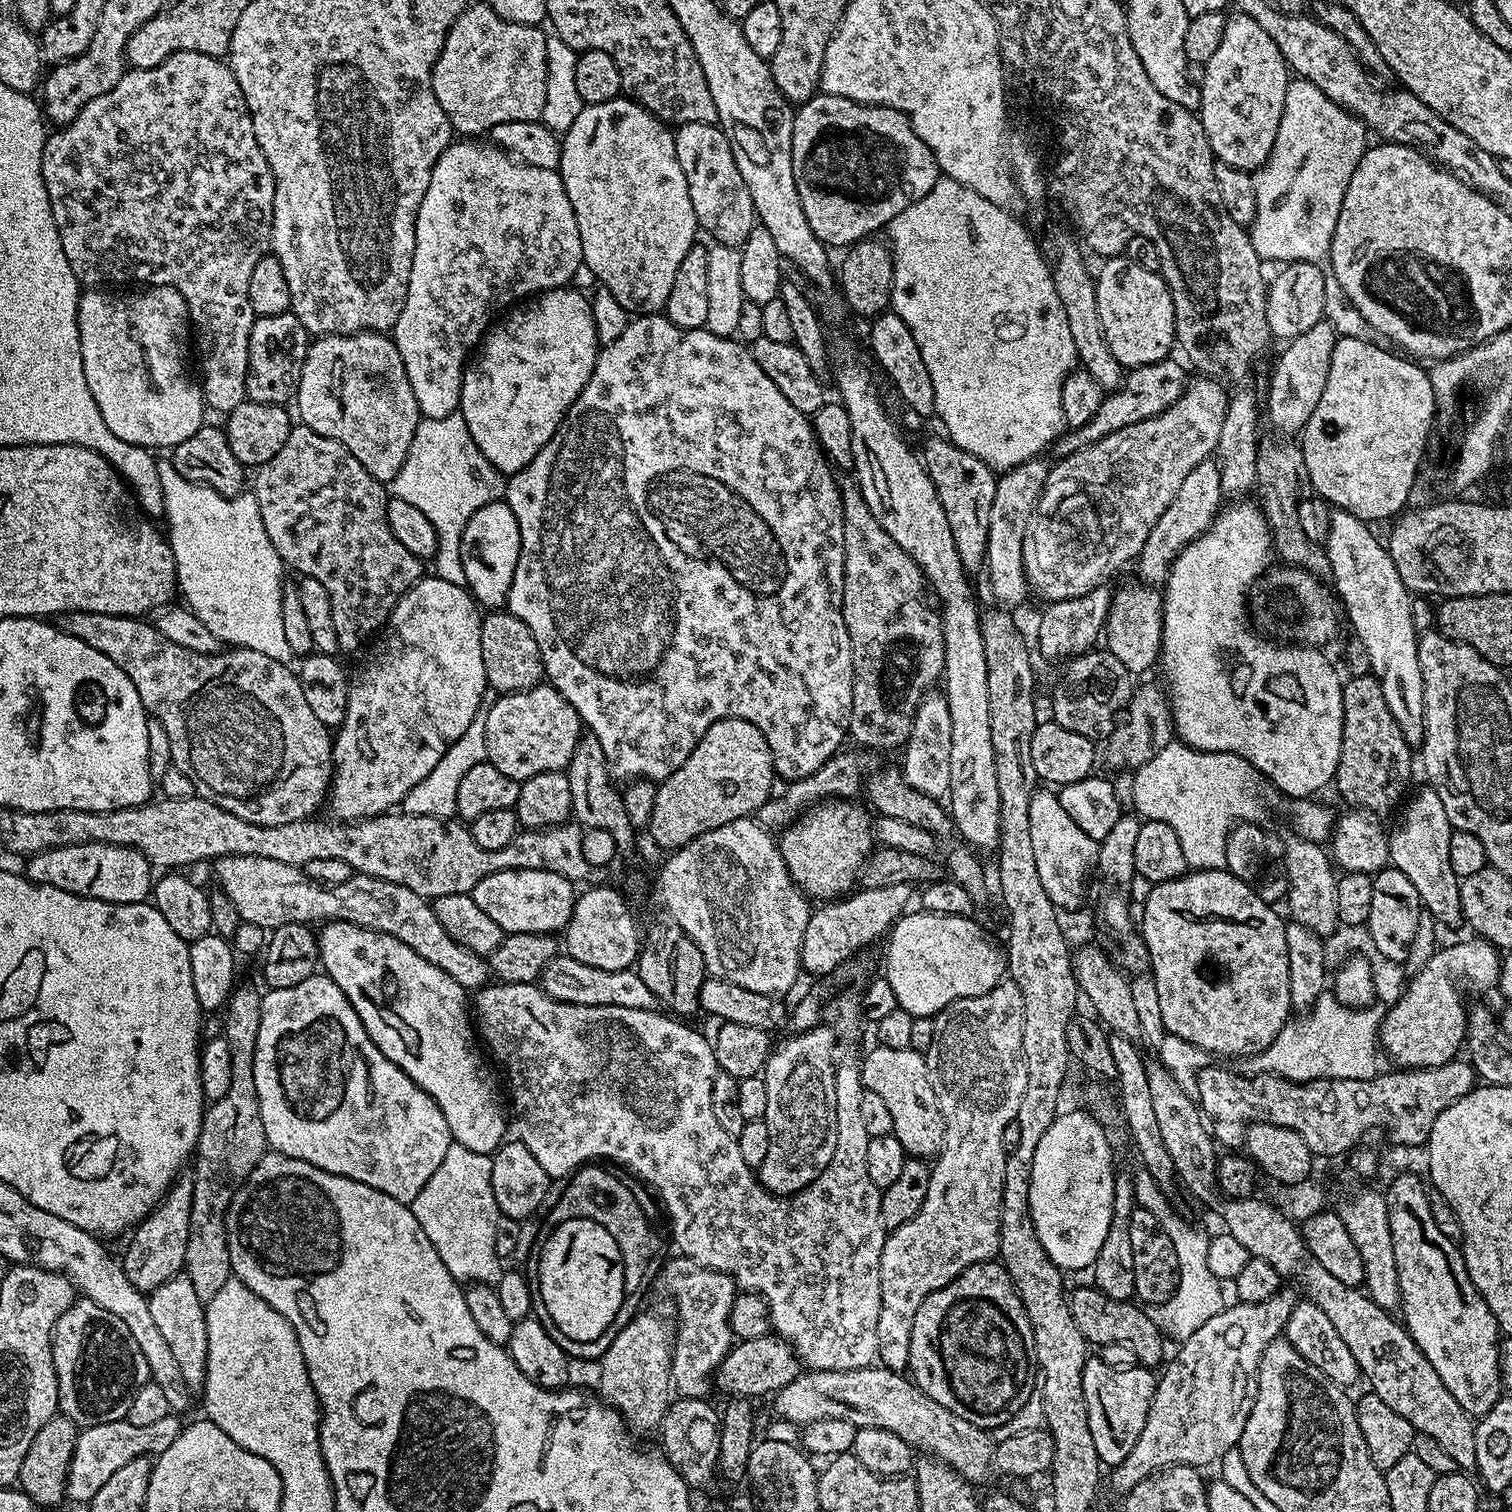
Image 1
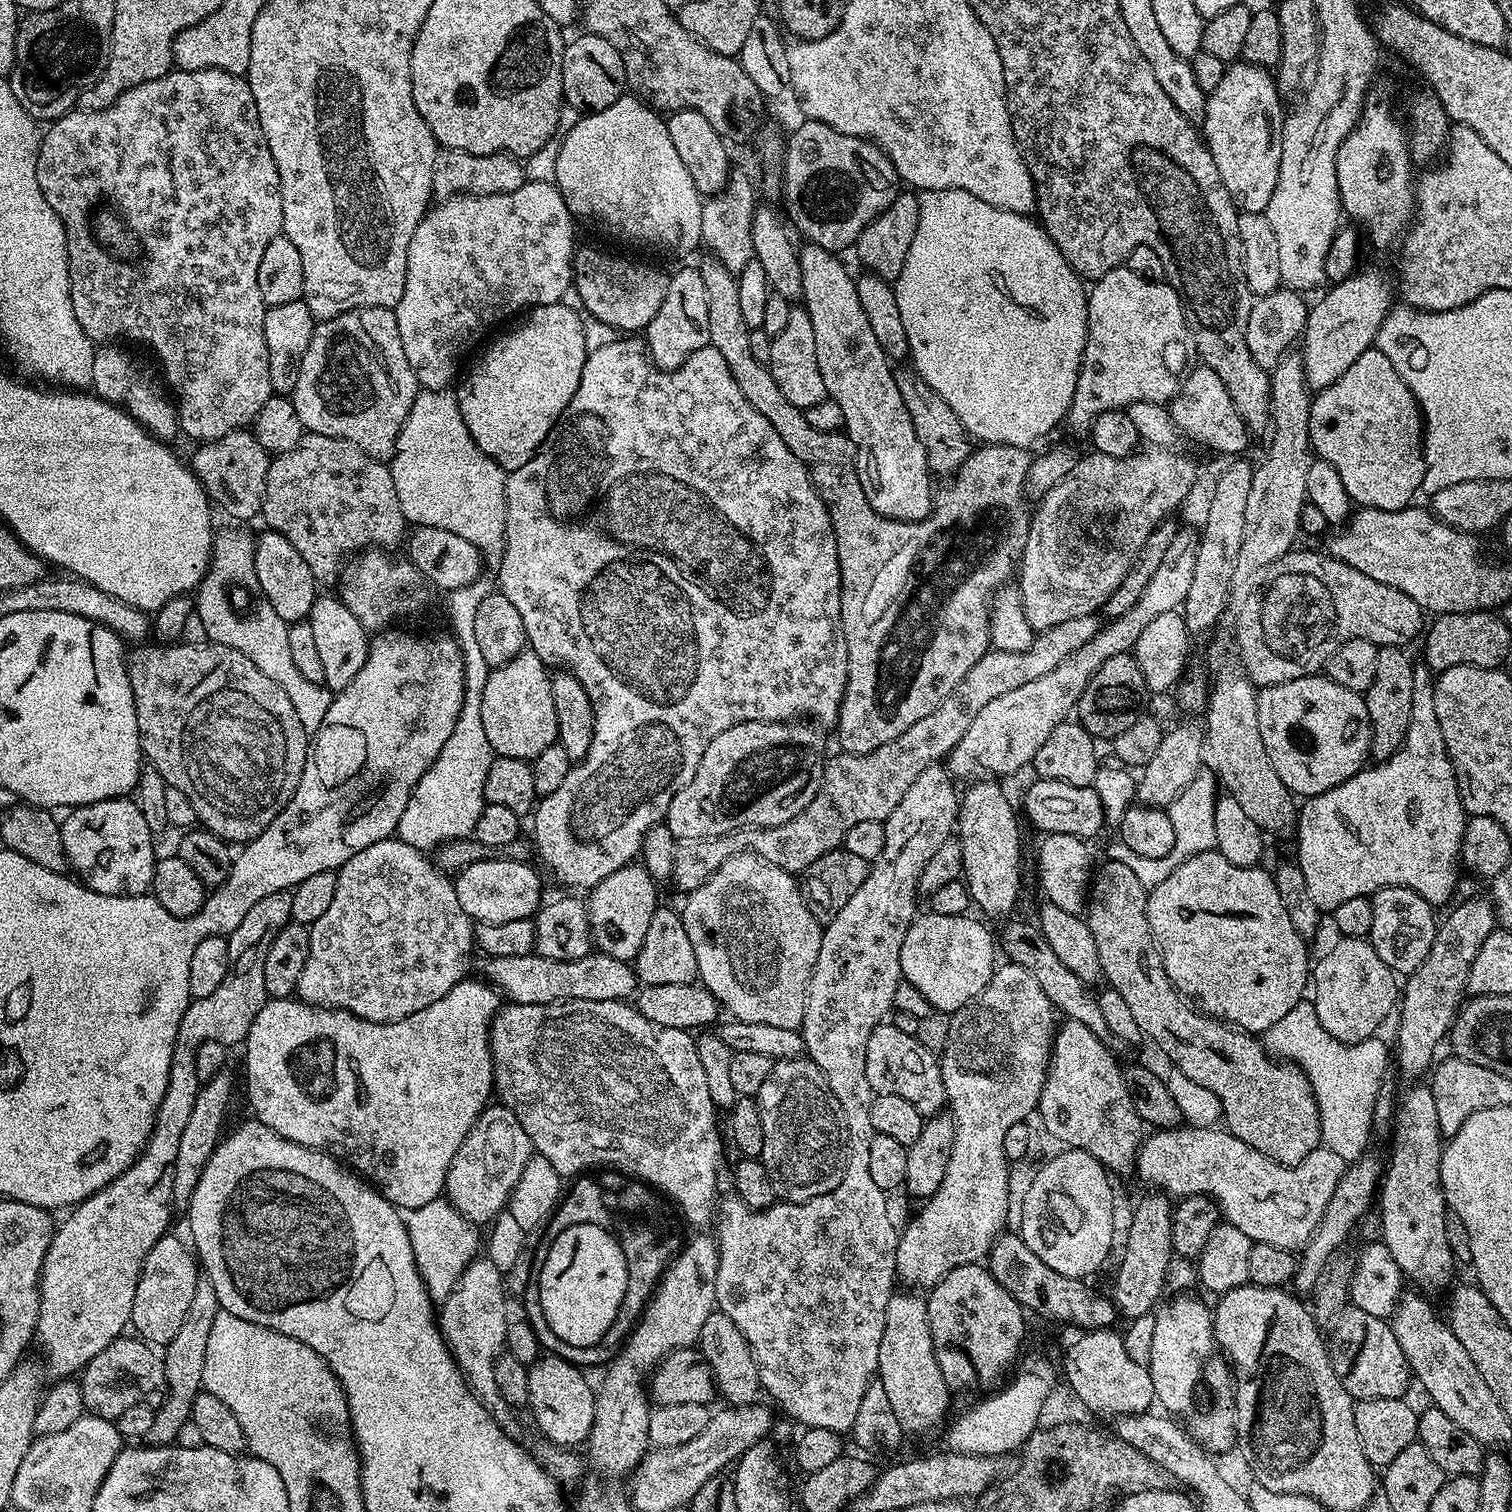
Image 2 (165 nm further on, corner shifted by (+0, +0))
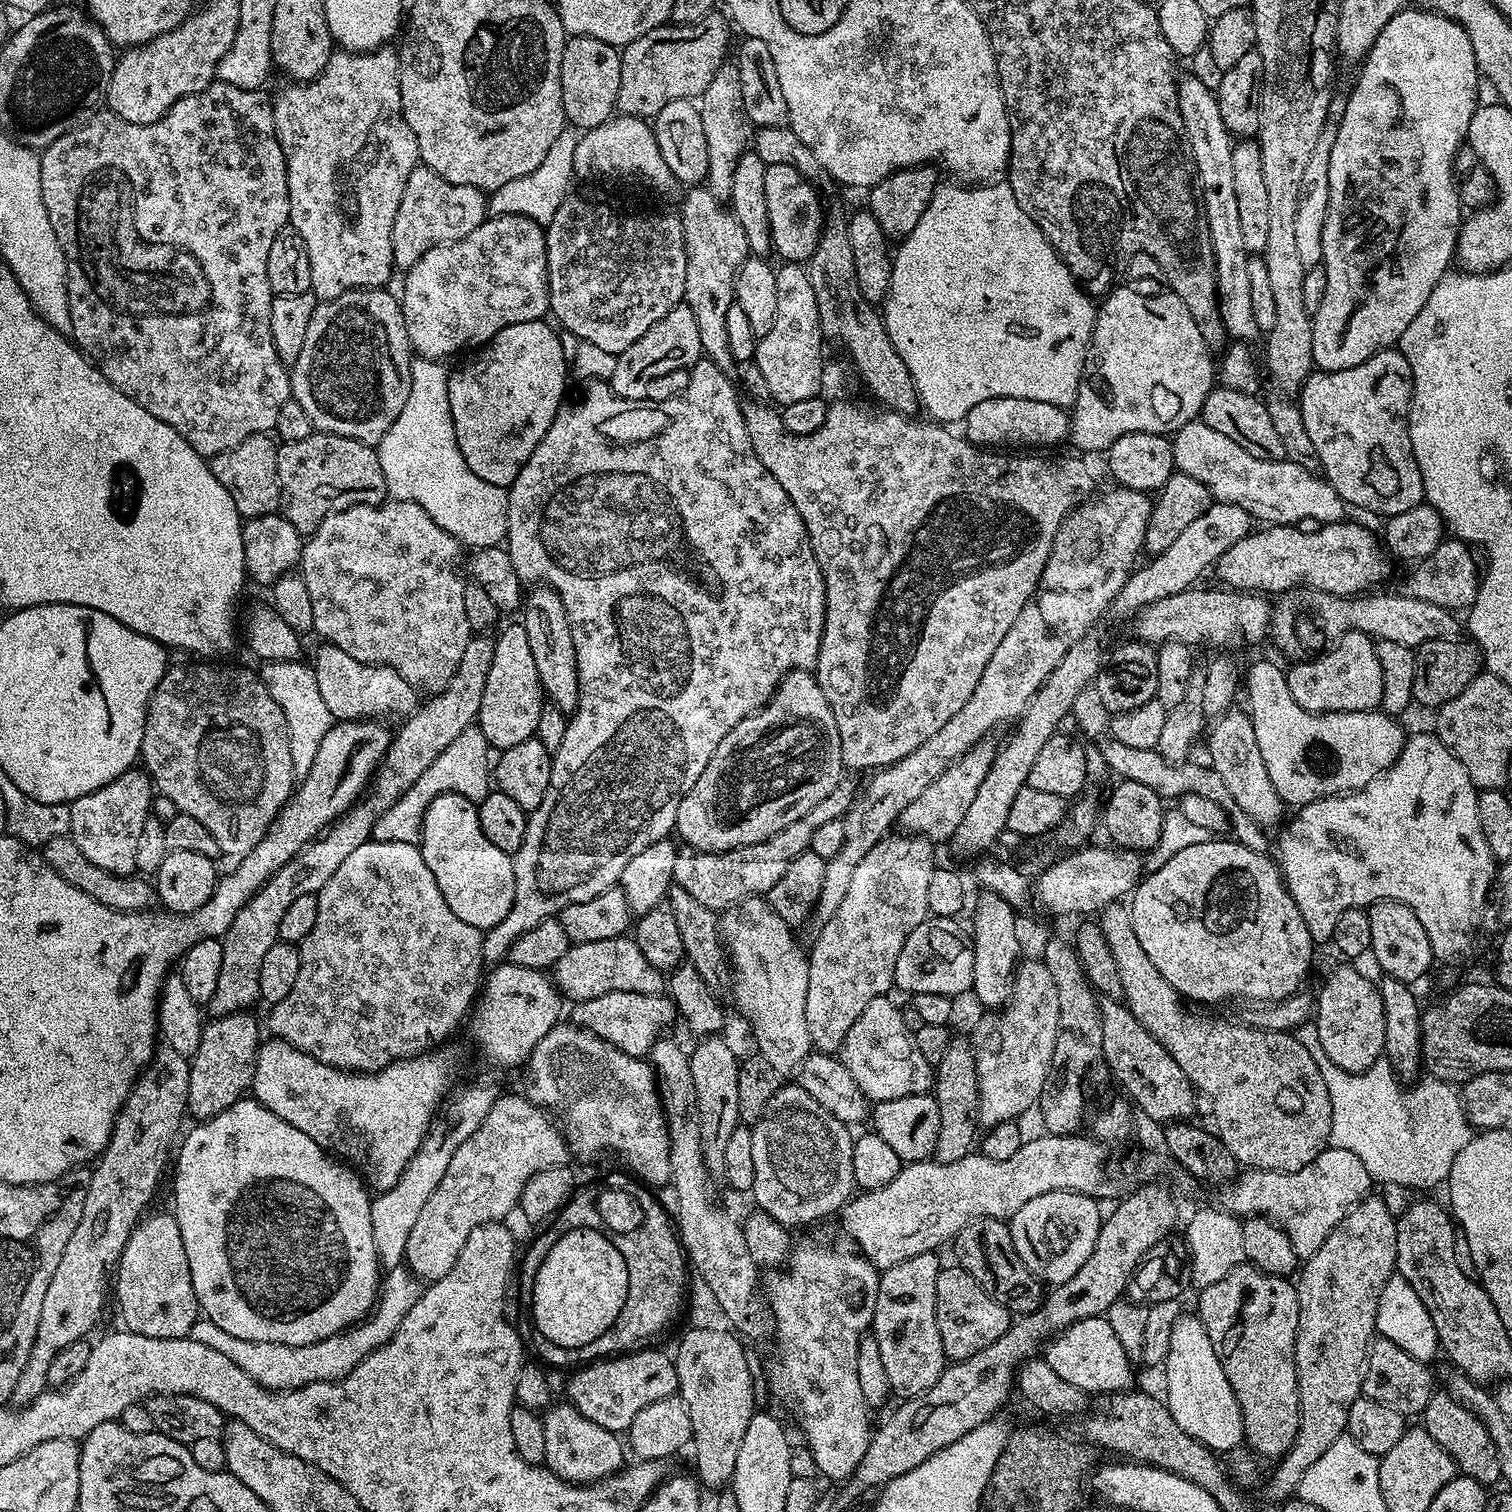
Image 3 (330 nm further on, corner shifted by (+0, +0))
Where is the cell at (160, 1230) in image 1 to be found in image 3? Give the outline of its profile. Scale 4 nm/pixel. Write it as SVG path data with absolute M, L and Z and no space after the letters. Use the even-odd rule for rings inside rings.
M248 1010L231 1012L225 1016L209 1019L202 1030L202 1042L190 1057L190 1086L186 1112L193 1121L213 1120L222 1110L234 1106L234 1102L245 1099L251 1089L256 1073L256 1056L260 1052L262 1024Z

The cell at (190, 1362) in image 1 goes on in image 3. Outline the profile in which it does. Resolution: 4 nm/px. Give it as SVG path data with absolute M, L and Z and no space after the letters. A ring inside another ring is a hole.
M171 1211L145 1215L132 1229L130 1238L120 1255L120 1263L114 1268L114 1298L120 1307L123 1327L146 1338L170 1338L183 1340L191 1333L198 1319L198 1305L194 1294L194 1282L190 1278L190 1258L186 1258L186 1246L182 1246L182 1230Z

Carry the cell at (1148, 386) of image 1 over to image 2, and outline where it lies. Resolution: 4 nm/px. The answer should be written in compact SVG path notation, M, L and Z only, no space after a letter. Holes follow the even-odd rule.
M1206 366L1199 367L1193 367L1180 380L1180 390L1170 401L1174 423L1184 436L1188 435L1190 439L1197 440L1216 452L1226 452L1228 456L1244 454L1248 448L1249 425L1238 414L1222 378L1218 378L1218 374Z

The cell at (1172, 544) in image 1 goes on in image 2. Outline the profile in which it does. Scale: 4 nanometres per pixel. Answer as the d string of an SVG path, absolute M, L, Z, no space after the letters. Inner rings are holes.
M1181 527L1177 531L1174 542L1170 542L1170 550L1166 550L1162 563L1158 565L1158 571L1154 573L1154 578L1150 578L1150 586L1142 590L1142 596L1138 598L1138 602L1134 602L1134 606L1130 606L1130 610L1126 610L1126 614L1111 619L1104 627L1101 627L1098 634L1094 634L1094 638L1090 638L1090 642L1086 642L1086 646L1082 646L1074 655L1066 658L1066 662L1050 670L1050 674L1042 674L1042 678L1034 678L1034 682L1026 682L1026 686L1018 686L1018 690L1010 690L1010 694L1001 694L1000 697L994 698L994 702L989 702L978 713L978 718L970 722L970 730L962 734L958 746L954 746L954 750L946 757L946 767L953 777L957 781L968 782L973 778L1001 778L1000 776L1008 776L1019 768L1027 769L1031 765L1034 754L1038 754L1042 742L1046 742L1046 738L1054 734L1056 727L1065 723L1075 713L1076 703L1082 698L1090 678L1102 666L1102 662L1123 652L1131 653L1135 649L1142 630L1146 630L1146 626L1150 626L1150 622L1154 622L1158 614L1175 612L1183 605L1184 599L1188 597L1190 582L1194 578L1197 543L1197 533Z

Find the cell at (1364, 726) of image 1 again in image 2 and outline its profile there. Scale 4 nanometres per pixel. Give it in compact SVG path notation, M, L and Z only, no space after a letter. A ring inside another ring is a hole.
M1384 646L1378 654L1378 670L1374 674L1374 682L1366 693L1368 713L1372 719L1372 750L1371 755L1377 761L1390 759L1404 741L1404 735L1410 726L1410 702L1414 702L1414 670L1413 661L1403 647Z

